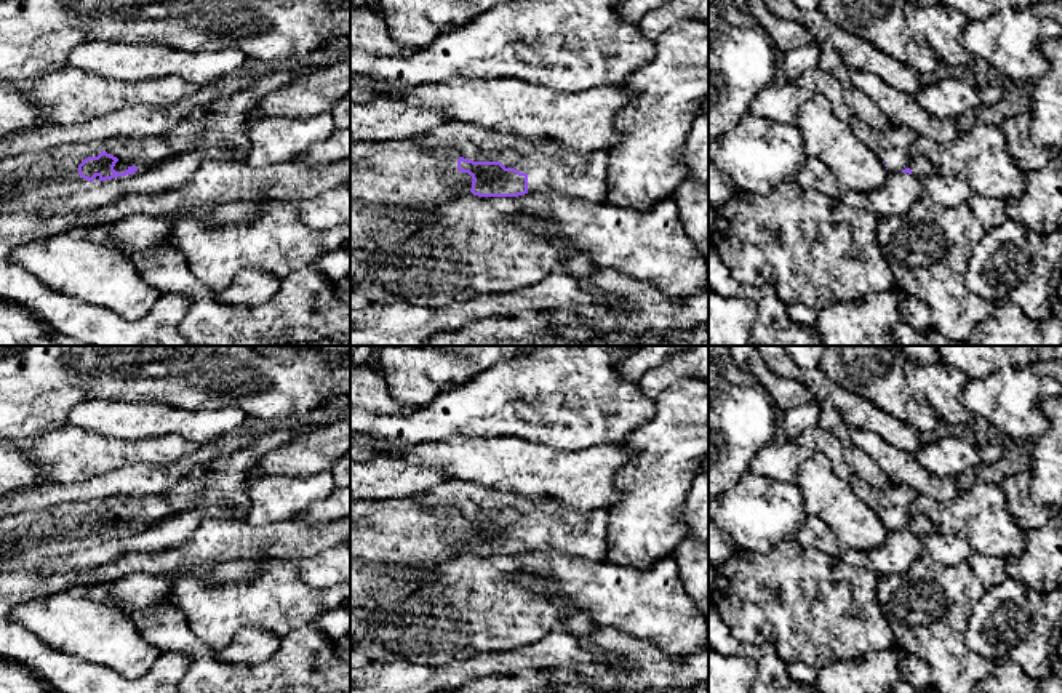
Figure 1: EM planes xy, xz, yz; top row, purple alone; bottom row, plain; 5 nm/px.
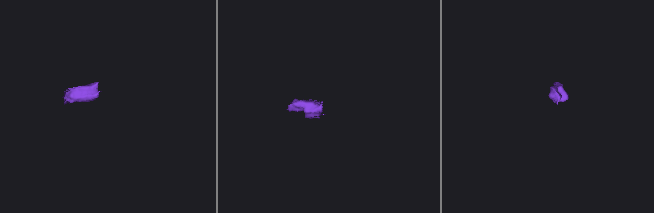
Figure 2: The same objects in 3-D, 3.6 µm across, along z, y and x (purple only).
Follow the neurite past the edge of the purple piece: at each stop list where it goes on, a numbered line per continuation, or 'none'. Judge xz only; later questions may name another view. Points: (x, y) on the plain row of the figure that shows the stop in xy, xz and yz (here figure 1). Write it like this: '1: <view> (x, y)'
1: xz (552, 528)

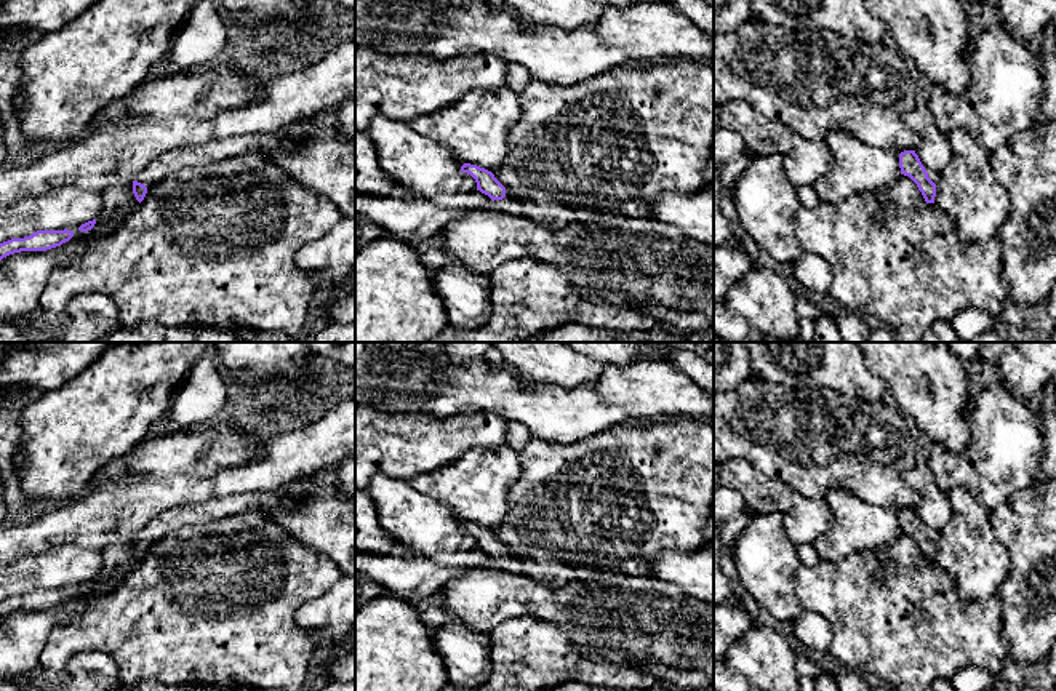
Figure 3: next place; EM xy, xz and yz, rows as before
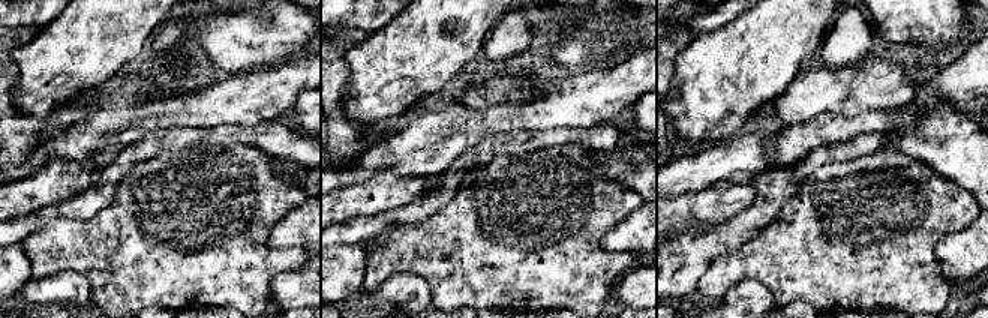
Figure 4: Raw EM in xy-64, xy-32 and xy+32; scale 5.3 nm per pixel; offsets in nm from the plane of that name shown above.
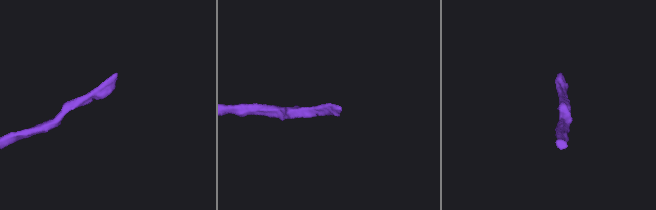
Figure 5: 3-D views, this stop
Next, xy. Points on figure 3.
1: xy (167, 523)

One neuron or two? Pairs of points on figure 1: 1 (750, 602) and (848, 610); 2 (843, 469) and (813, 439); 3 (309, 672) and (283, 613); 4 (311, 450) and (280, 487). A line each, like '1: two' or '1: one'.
1: one
2: one
3: two
4: two

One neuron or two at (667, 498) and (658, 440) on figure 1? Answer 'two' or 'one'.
one

